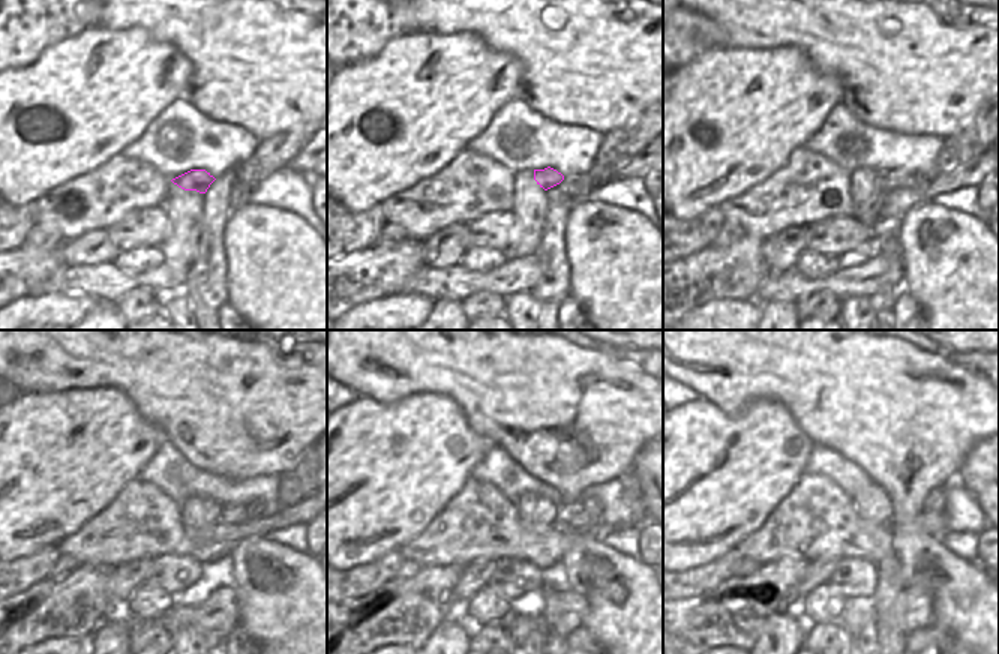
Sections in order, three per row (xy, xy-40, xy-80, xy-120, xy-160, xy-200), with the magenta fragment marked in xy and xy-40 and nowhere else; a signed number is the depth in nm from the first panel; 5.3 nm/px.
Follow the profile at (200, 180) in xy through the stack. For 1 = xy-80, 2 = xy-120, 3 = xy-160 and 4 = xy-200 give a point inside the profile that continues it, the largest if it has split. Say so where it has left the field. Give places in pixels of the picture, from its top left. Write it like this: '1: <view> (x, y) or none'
1: xy-80 (890, 179)
2: xy-120 (234, 515)
3: xy-160 (573, 515)
4: xy-200 (935, 524)

